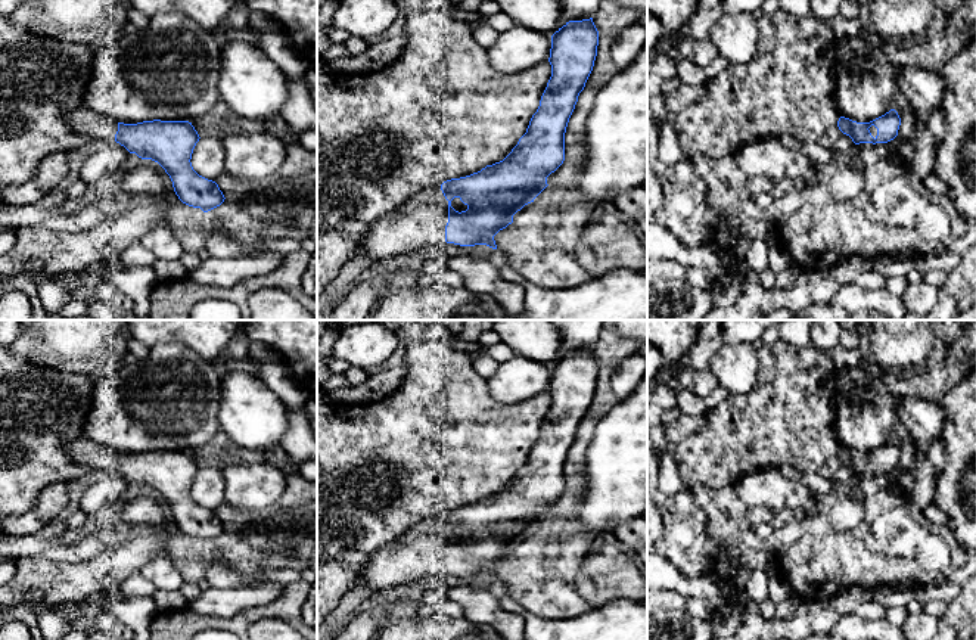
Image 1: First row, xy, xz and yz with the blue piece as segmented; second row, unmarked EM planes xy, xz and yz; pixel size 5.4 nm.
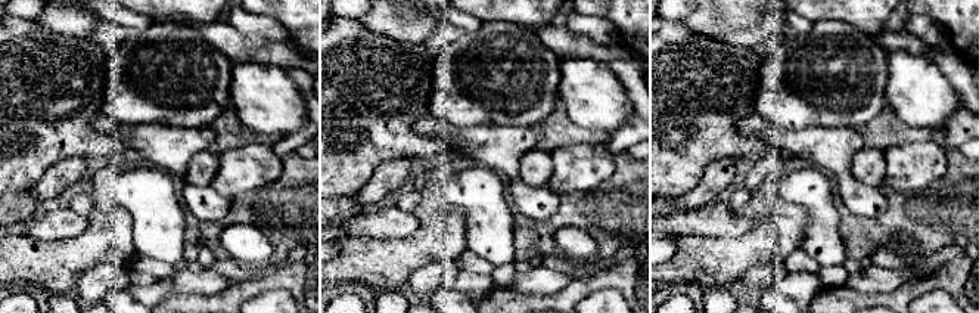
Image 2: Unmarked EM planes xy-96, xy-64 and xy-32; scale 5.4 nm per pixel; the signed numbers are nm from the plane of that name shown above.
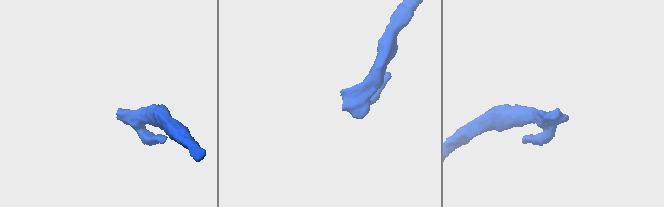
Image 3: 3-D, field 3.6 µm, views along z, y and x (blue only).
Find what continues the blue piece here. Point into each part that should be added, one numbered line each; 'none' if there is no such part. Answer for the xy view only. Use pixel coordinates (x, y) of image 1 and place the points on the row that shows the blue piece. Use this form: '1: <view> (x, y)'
1: xy (86, 121)

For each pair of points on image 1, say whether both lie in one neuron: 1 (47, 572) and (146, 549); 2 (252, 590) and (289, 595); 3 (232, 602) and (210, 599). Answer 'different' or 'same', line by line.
1: same
2: different
3: same

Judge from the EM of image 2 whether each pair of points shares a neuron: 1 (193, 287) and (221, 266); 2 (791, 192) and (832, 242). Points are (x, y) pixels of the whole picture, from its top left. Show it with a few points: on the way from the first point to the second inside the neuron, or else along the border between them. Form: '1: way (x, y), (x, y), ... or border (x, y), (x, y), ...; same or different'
1: border (211, 267), (233, 282); different
2: way (805, 200), (821, 216), (821, 228); same

